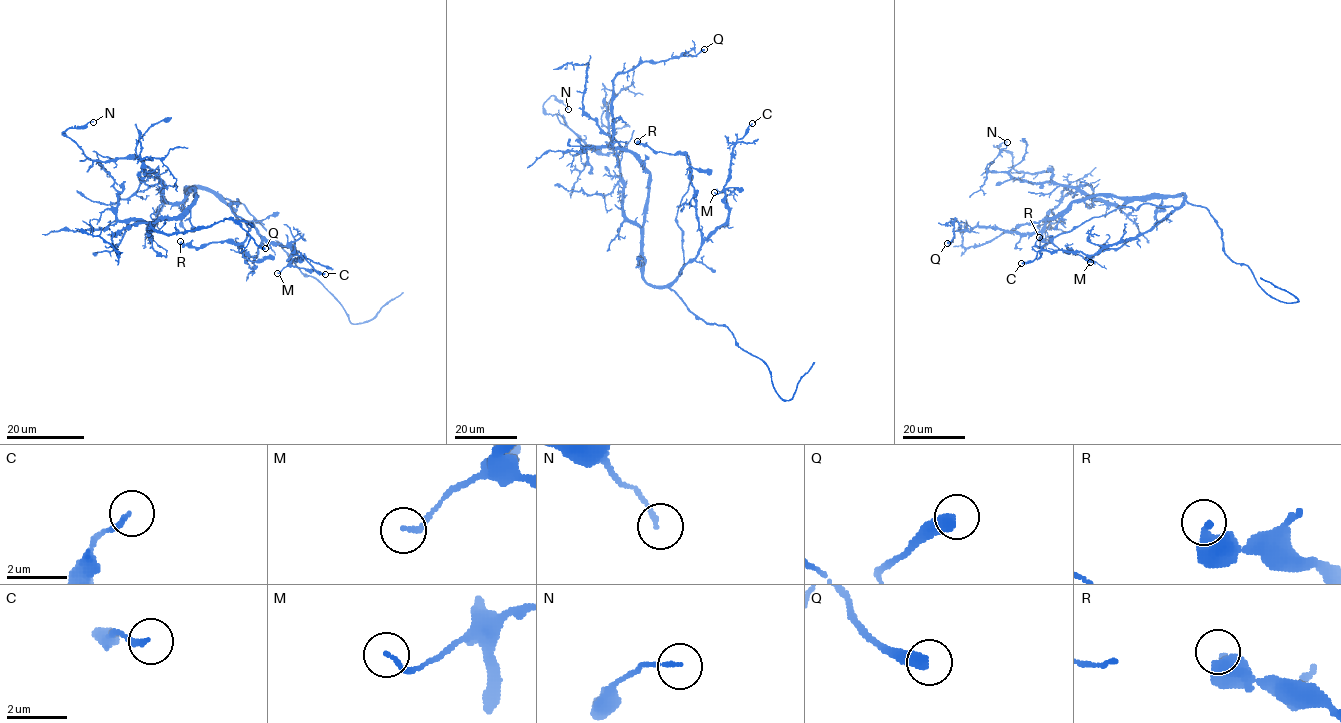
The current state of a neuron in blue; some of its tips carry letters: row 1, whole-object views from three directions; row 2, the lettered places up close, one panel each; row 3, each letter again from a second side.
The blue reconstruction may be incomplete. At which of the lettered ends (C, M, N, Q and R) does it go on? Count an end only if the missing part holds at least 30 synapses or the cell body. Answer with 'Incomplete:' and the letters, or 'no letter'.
Incomplete: no letter

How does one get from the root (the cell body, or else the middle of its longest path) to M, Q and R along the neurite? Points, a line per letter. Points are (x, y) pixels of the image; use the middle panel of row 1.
M: (643, 253), (643, 278), (651, 285), (667, 286), (726, 221), (729, 207), (725, 193), (714, 192)
Q: (643, 253), (649, 173), (632, 154), (612, 145), (613, 81), (644, 61), (696, 55), (704, 49)
R: (643, 253), (651, 285), (680, 274), (676, 214), (692, 175), (686, 154), (637, 141)

